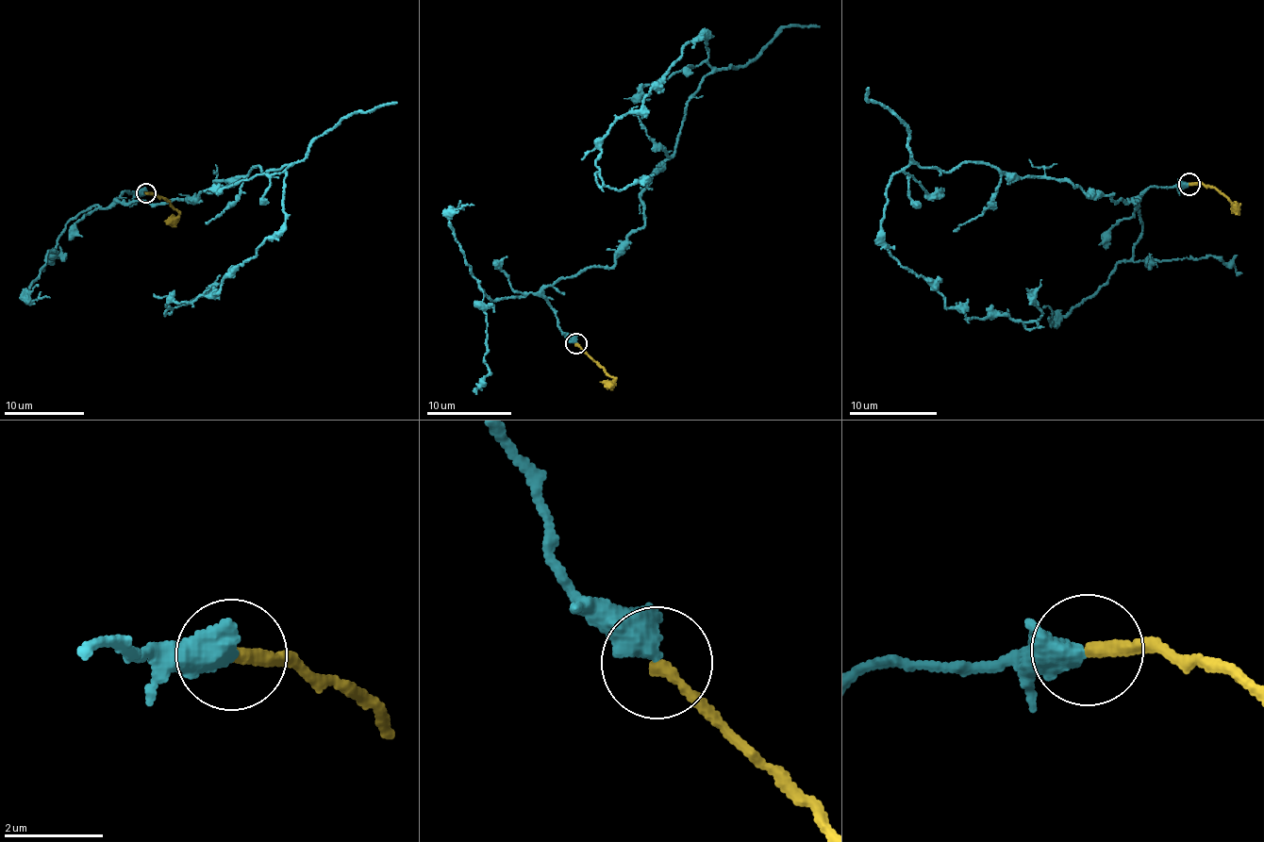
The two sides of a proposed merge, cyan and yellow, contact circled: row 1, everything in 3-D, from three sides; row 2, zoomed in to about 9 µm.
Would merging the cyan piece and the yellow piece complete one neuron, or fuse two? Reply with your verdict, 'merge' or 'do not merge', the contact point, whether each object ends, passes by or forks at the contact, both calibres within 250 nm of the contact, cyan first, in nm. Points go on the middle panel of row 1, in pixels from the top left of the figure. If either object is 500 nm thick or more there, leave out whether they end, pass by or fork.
merge; at (576, 343); 550 nm thick on the cyan side, 240 nm on the other

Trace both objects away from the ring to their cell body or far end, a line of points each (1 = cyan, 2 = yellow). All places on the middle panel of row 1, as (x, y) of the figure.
1: (575, 343), (544, 288), (610, 268), (643, 224), (708, 36), (603, 140), (607, 186), (652, 189)
2: (575, 343), (615, 380), (601, 381)

